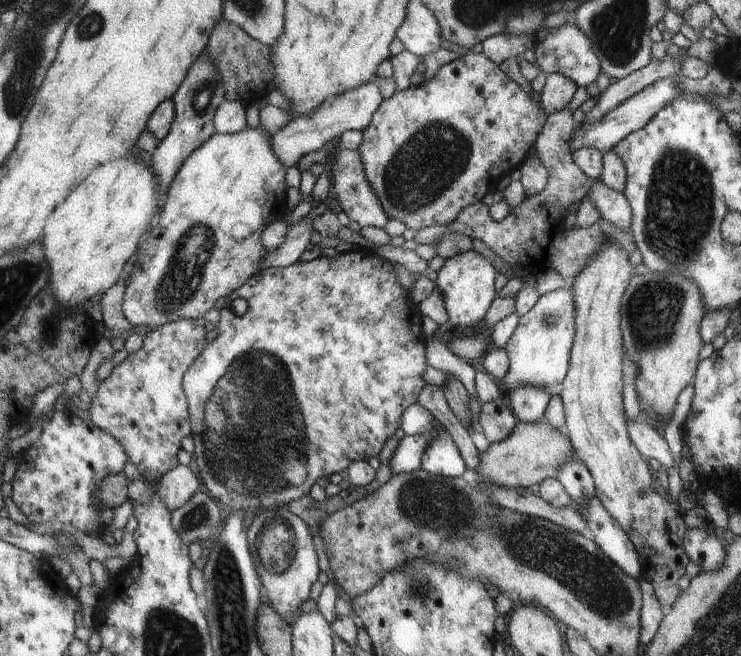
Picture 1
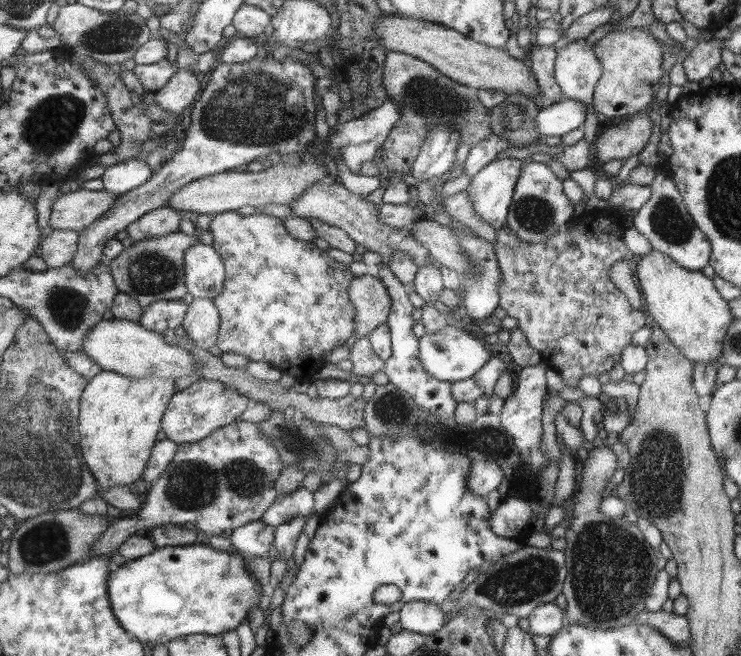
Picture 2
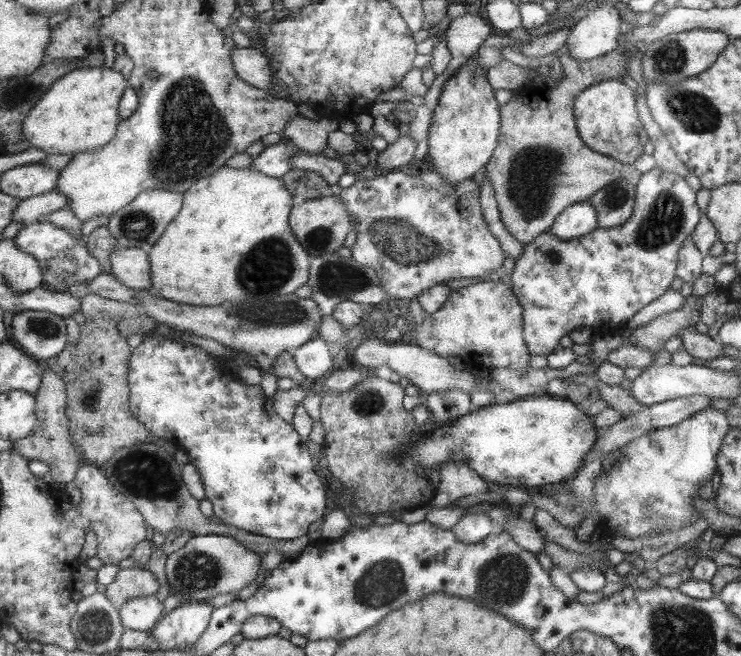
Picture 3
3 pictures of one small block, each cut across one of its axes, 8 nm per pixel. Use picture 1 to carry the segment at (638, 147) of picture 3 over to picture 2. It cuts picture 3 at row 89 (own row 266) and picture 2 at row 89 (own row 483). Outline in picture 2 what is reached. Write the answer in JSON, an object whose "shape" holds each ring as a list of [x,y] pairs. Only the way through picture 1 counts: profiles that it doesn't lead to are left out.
{"shape":[[[625,28],[603,36],[593,44],[593,52],[601,64],[601,76],[593,90],[593,112],[605,120],[621,120],[625,114],[641,112],[653,98],[653,86],[663,76],[661,70],[661,46],[645,28]]]}

